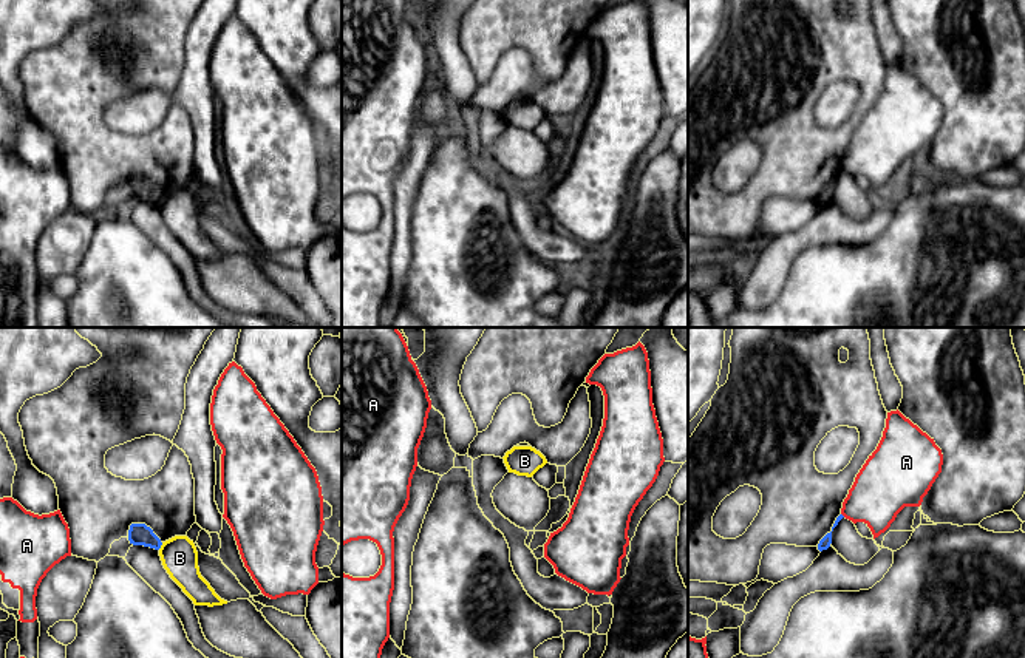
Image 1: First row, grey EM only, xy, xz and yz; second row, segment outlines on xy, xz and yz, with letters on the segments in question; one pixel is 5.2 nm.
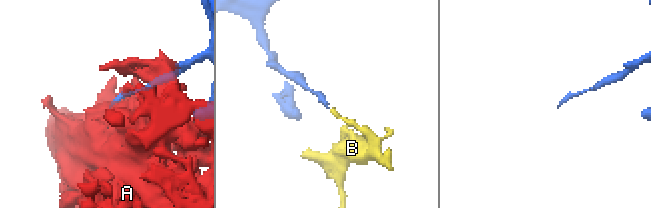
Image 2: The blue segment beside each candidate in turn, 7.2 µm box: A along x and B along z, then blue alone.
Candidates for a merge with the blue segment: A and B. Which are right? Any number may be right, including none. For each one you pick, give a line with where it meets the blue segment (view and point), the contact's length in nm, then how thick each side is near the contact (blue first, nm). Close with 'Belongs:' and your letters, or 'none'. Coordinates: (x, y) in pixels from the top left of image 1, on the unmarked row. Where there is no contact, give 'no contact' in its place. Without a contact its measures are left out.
Belongs: none

